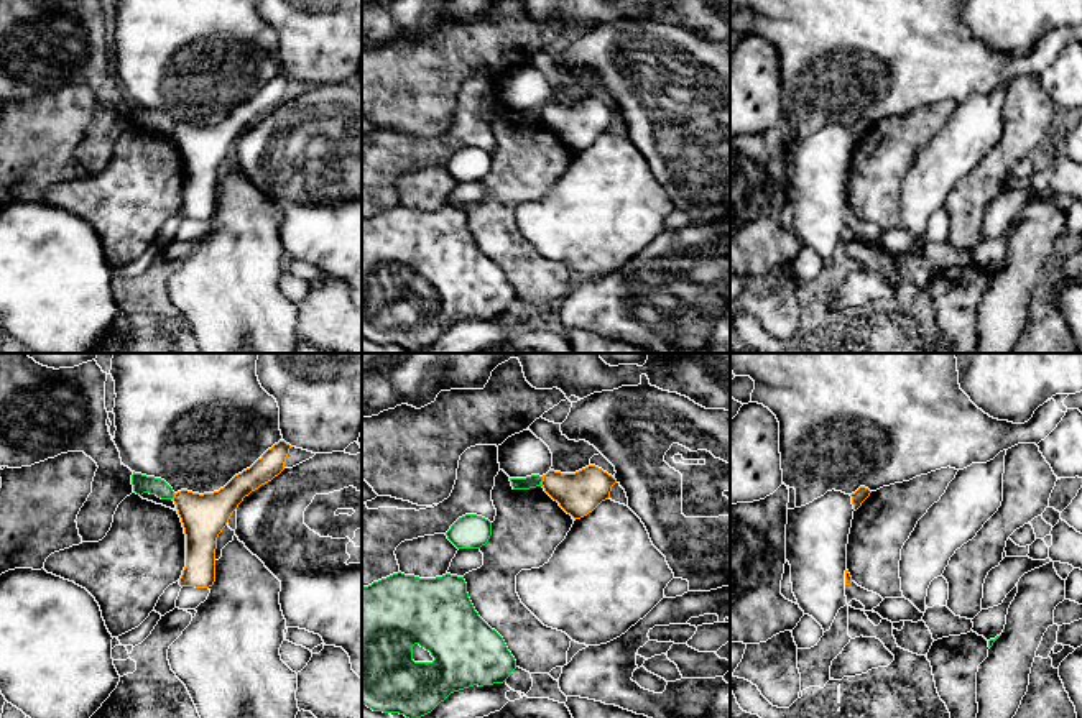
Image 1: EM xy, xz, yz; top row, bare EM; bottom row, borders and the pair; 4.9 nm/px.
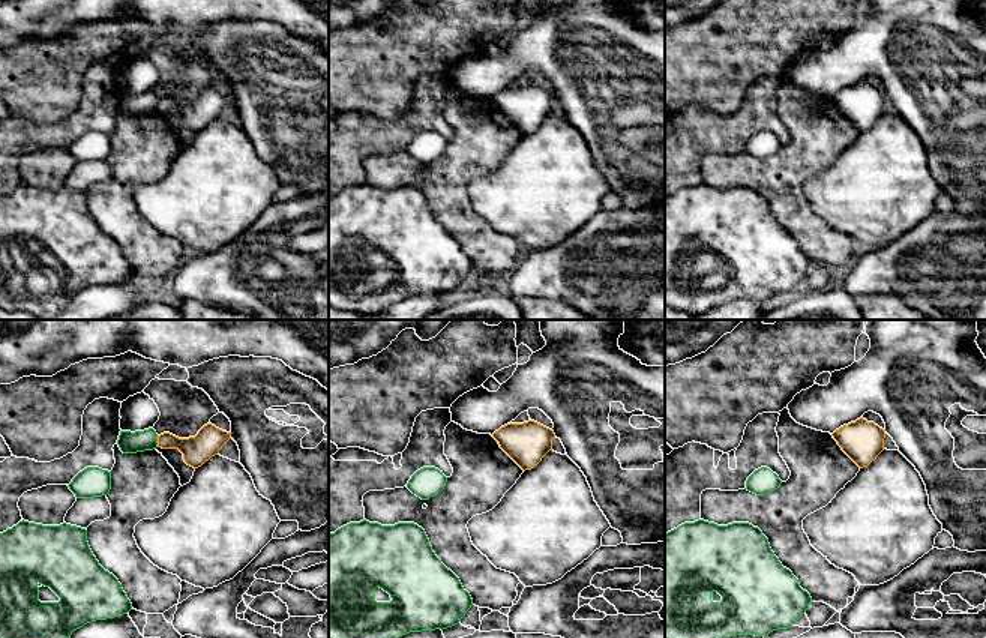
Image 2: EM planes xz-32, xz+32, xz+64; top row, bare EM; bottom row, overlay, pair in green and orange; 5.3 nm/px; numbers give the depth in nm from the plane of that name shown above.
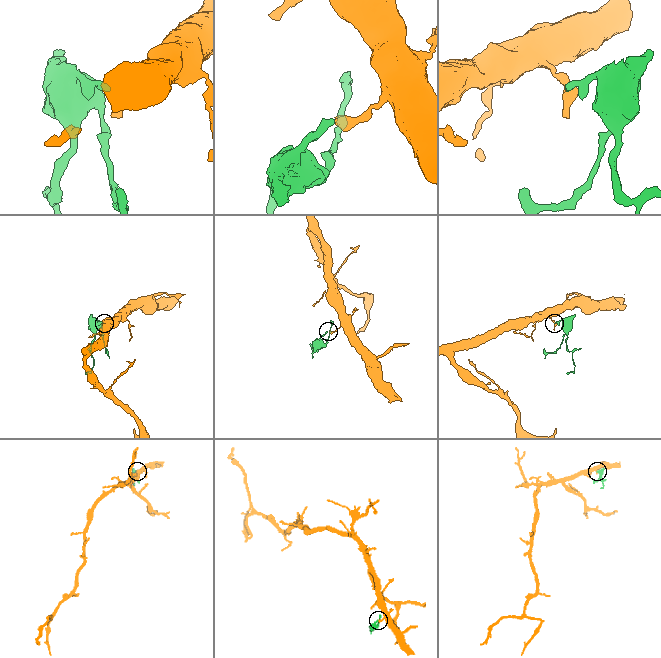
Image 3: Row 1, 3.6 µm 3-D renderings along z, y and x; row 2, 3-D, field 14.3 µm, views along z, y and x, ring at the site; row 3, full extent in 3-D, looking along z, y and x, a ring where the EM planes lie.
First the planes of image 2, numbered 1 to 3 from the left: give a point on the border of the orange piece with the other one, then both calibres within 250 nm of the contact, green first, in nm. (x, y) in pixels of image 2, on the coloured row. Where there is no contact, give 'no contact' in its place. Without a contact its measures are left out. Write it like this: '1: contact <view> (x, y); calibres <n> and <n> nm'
1: contact xz-32 (156, 442); calibres 120 and 150 nm
2: no contact
3: no contact

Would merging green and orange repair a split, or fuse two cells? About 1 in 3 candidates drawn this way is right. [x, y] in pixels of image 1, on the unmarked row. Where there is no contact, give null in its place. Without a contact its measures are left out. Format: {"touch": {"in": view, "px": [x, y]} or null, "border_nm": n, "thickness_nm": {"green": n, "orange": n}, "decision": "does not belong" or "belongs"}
{"touch": {"in": "xz", "px": [541, 112]}, "border_nm": 50, "thickness_nm": {"green": 60, "orange": 220}, "decision": "does not belong"}

